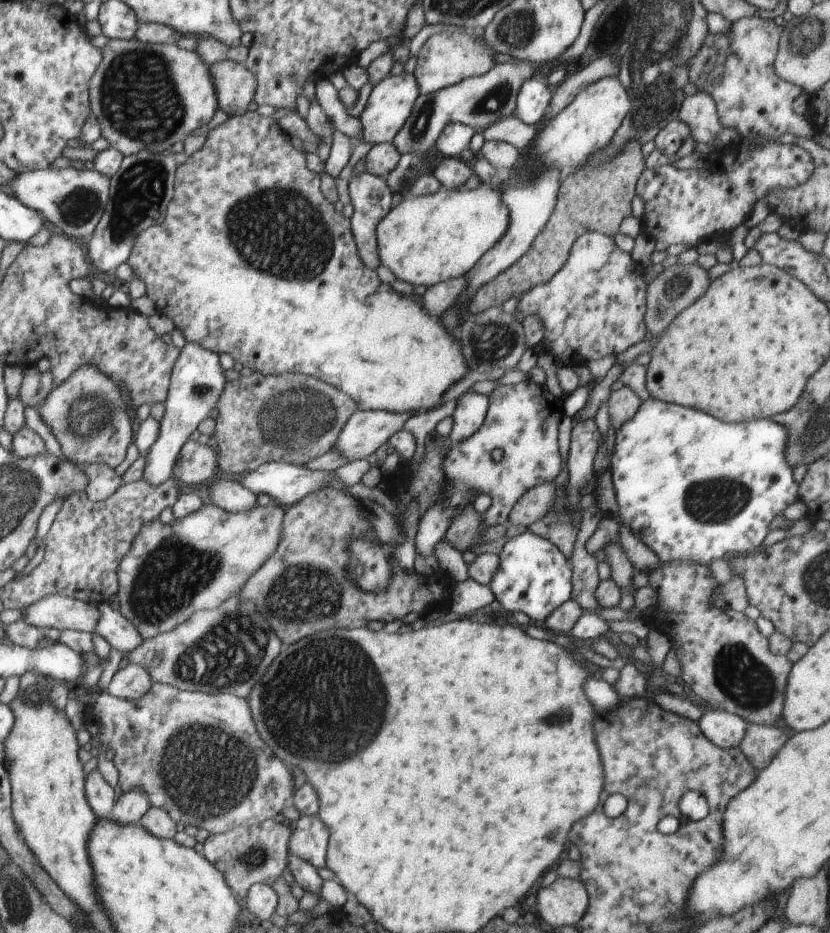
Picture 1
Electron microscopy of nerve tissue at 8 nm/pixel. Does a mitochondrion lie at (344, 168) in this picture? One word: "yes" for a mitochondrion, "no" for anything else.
no

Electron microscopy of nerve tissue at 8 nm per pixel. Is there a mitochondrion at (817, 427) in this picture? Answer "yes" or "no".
yes

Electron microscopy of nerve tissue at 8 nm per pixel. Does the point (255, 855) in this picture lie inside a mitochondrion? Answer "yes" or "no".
yes

